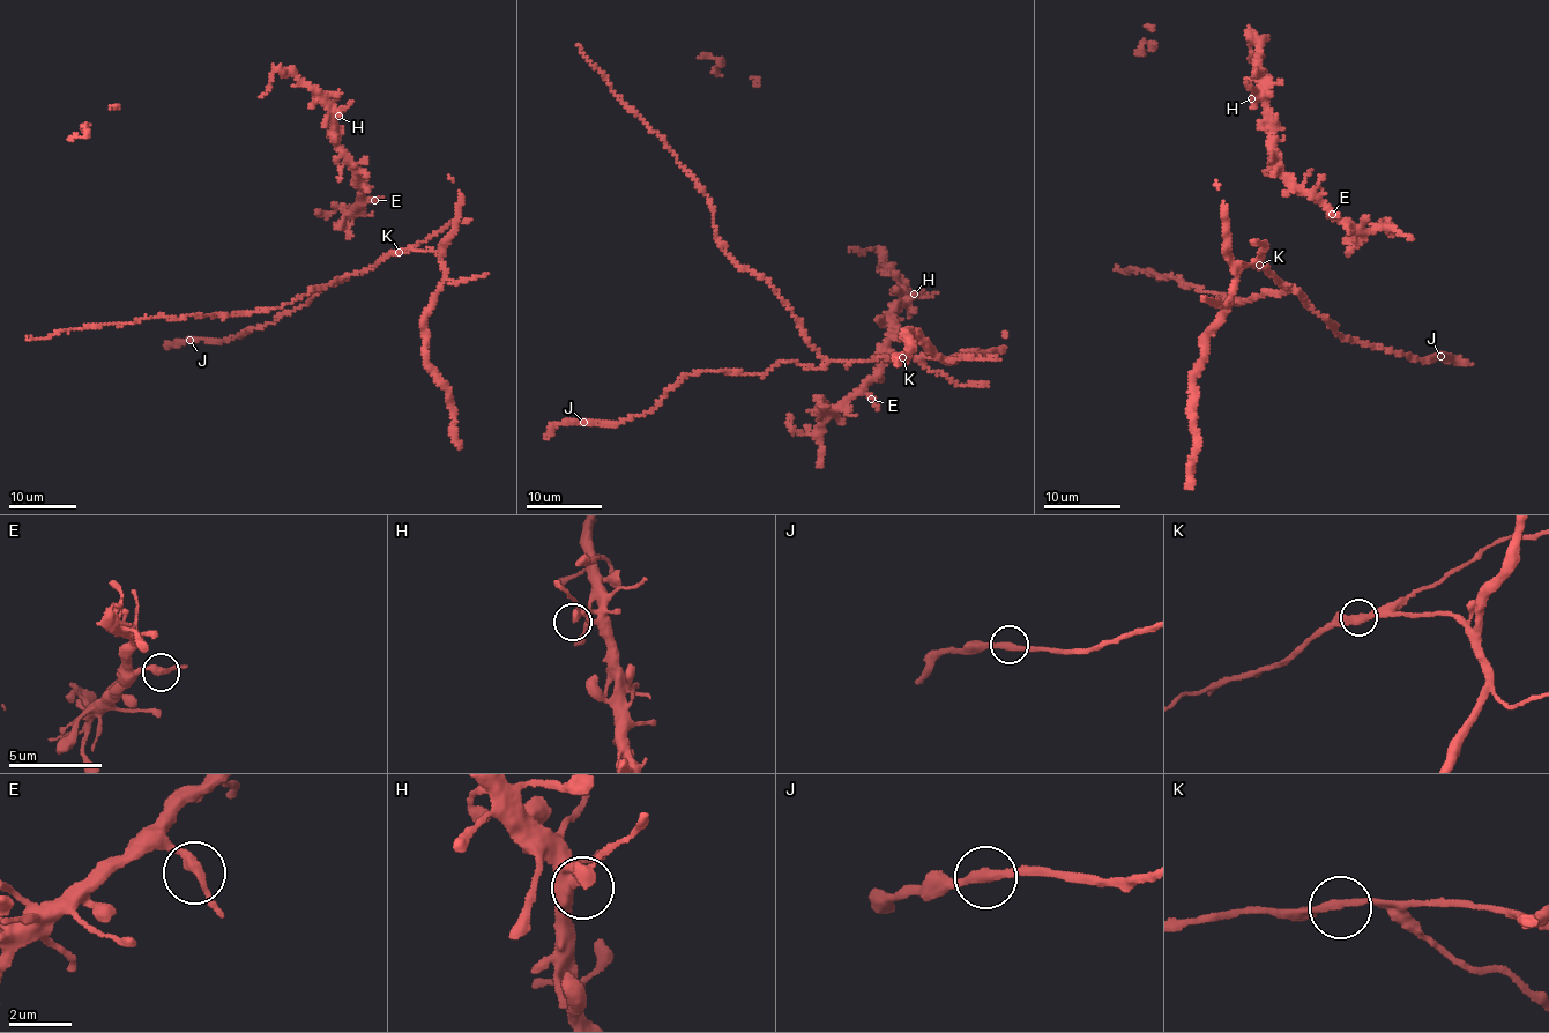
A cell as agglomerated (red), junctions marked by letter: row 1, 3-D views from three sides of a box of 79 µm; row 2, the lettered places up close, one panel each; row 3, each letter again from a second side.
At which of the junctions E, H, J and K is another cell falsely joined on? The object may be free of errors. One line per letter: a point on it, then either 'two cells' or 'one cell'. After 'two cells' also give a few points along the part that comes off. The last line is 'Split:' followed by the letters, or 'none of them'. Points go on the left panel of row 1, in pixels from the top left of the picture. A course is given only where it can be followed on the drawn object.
E: at (374, 200); one cell
H: at (339, 116); one cell
J: at (190, 340); one cell
K: at (399, 252); two cells; foreign part runs (399, 251), (411, 250), (447, 223), (464, 223), (470, 218)
Split: K

